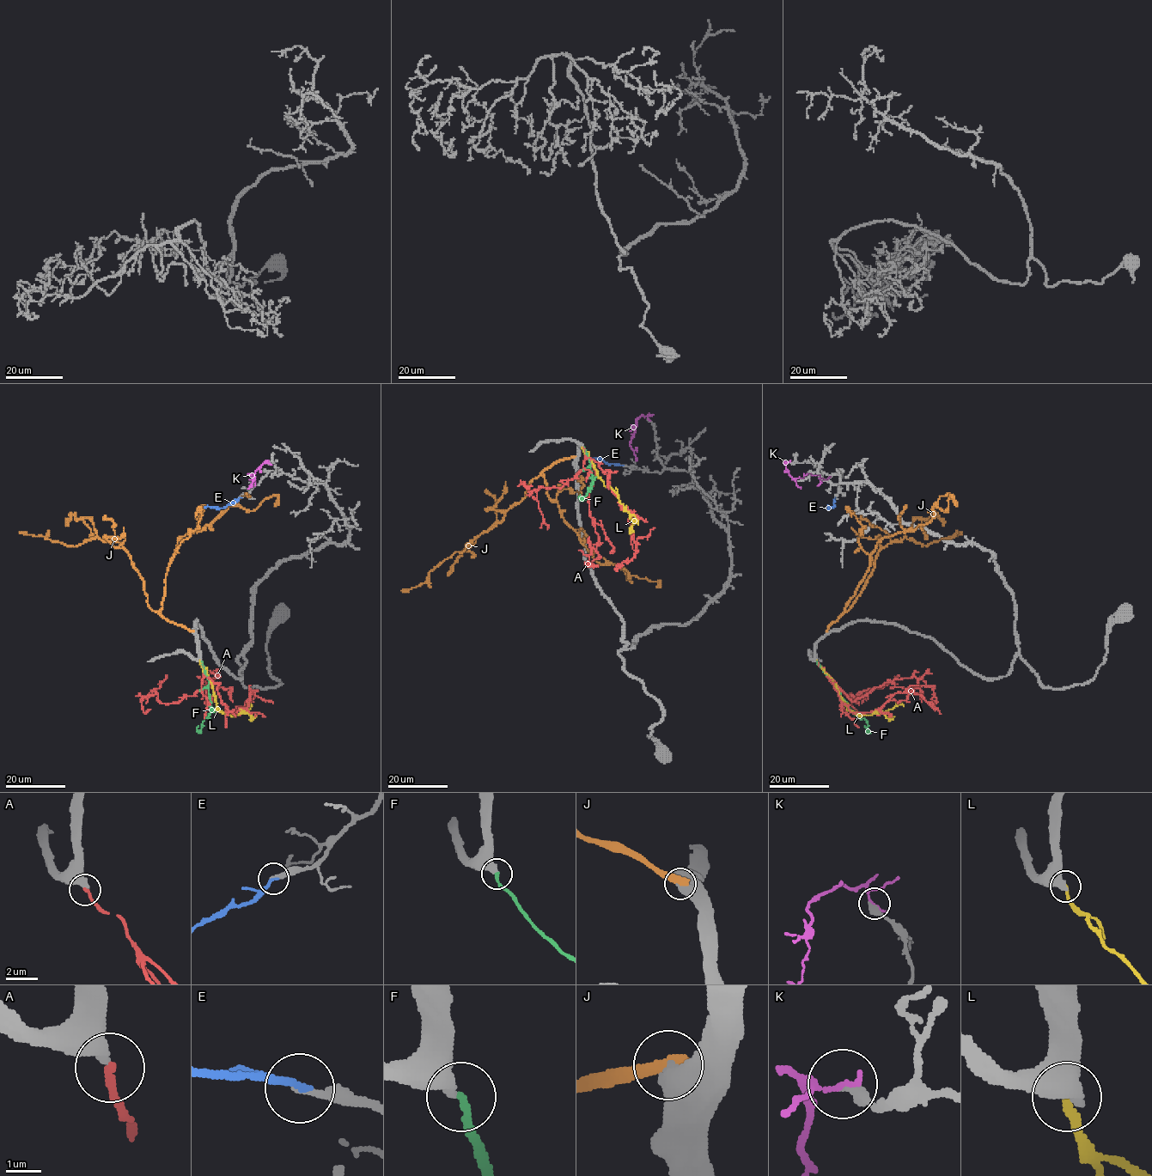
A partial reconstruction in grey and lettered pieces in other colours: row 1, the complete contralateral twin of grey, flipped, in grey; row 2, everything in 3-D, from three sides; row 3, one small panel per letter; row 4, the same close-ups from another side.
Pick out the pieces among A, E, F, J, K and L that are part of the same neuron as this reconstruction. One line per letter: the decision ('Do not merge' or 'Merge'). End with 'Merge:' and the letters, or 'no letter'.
A: Do not merge
E: Merge
F: Do not merge
J: Do not merge
K: Do not merge
L: Do not merge
Merge: E

